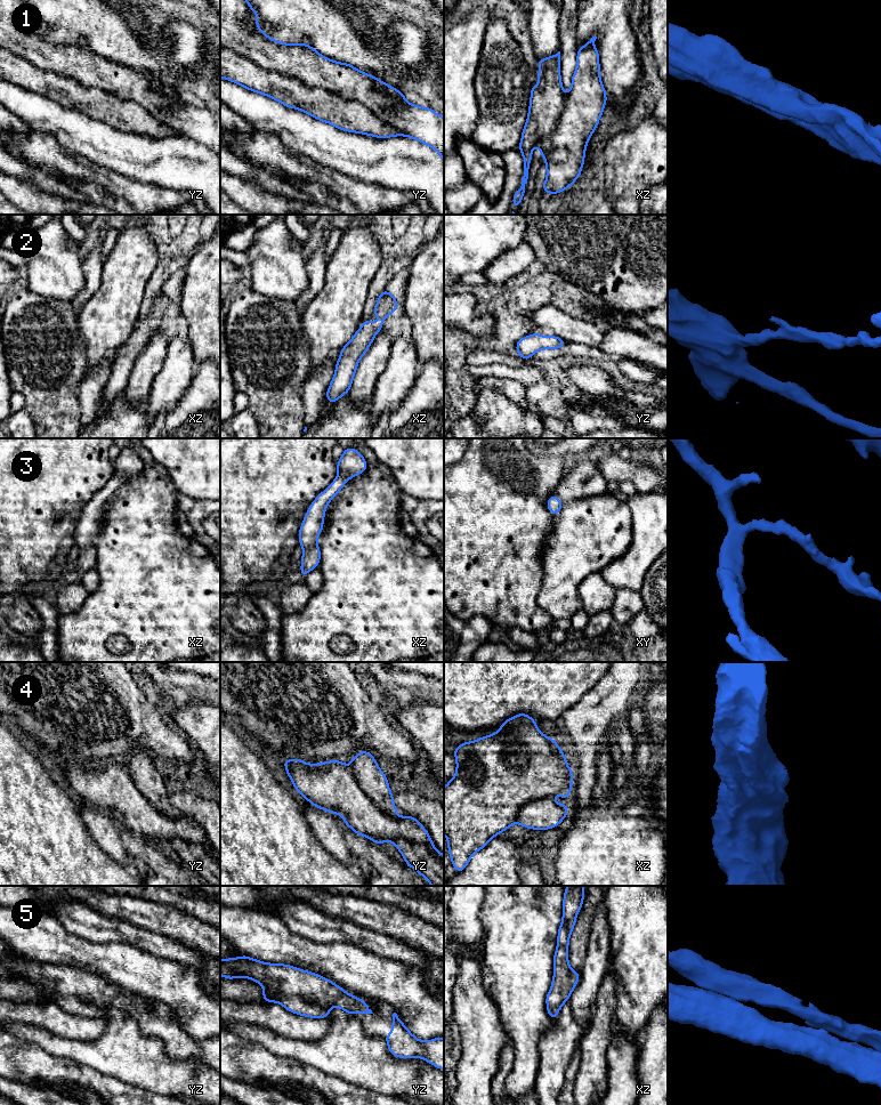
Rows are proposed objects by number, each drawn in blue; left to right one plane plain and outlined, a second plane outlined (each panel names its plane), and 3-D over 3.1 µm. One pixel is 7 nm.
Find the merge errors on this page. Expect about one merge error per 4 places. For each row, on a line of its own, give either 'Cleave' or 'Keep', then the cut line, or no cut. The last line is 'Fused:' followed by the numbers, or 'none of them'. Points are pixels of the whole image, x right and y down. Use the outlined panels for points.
1: Keep. No split
2: Keep. No split
3: Keep. No split
4: Keep. No split
5: Keep. No split
Fused: none of them

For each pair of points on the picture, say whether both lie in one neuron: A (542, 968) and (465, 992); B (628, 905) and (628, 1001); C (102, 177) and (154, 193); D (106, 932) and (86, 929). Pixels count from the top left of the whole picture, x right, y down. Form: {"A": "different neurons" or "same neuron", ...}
{"A": "different neurons", "B": "same neuron", "C": "same neuron", "D": "same neuron"}

